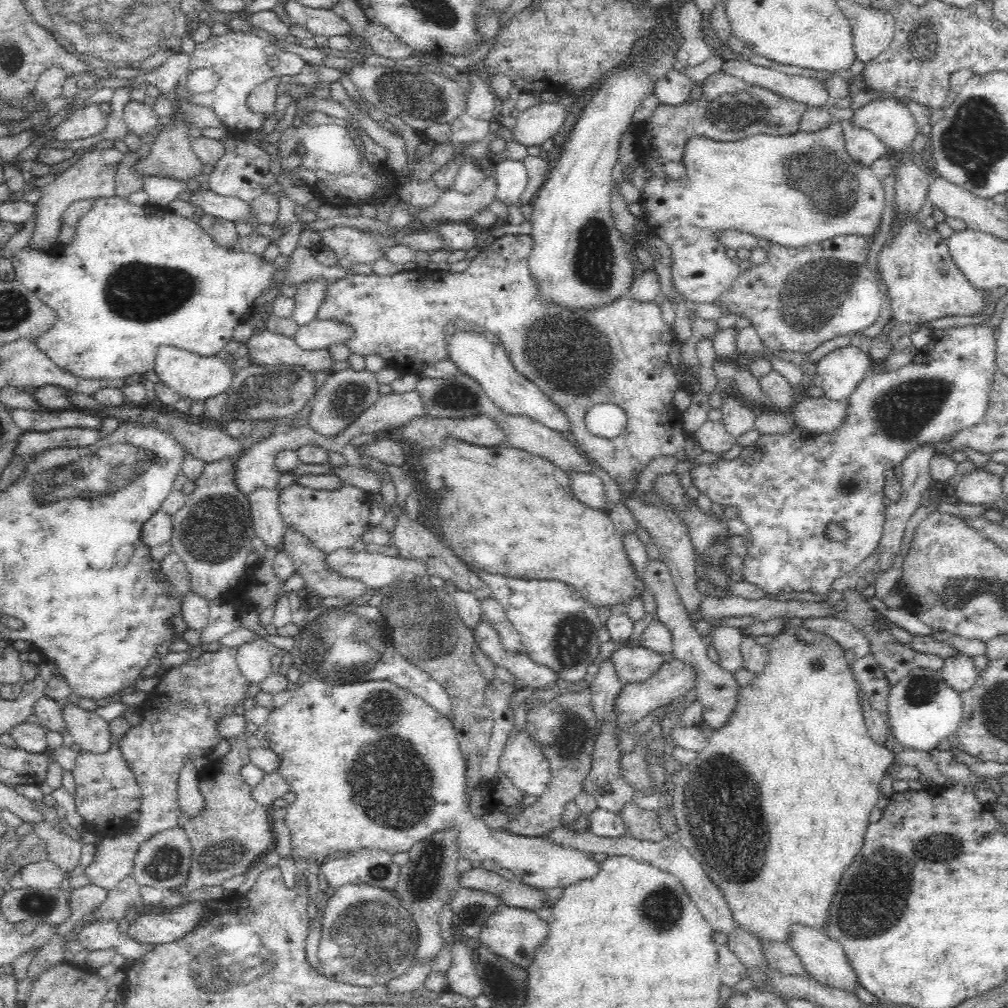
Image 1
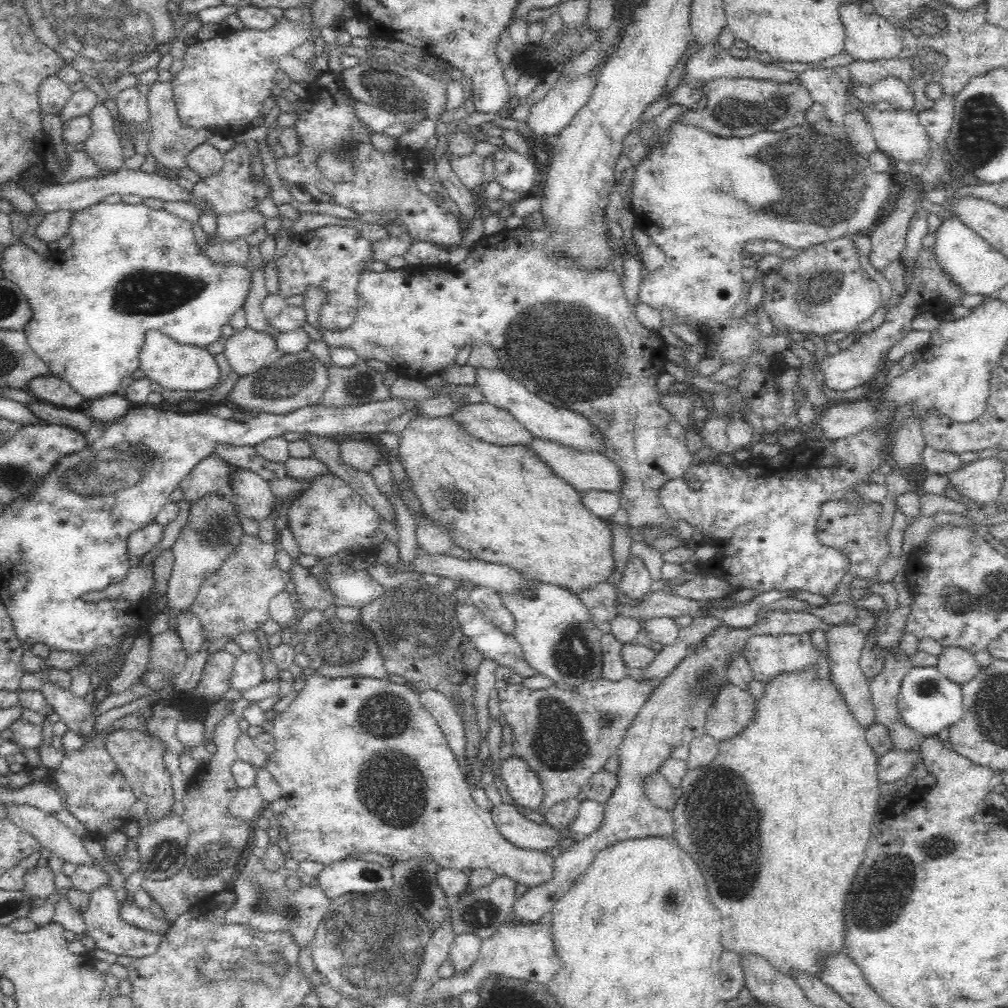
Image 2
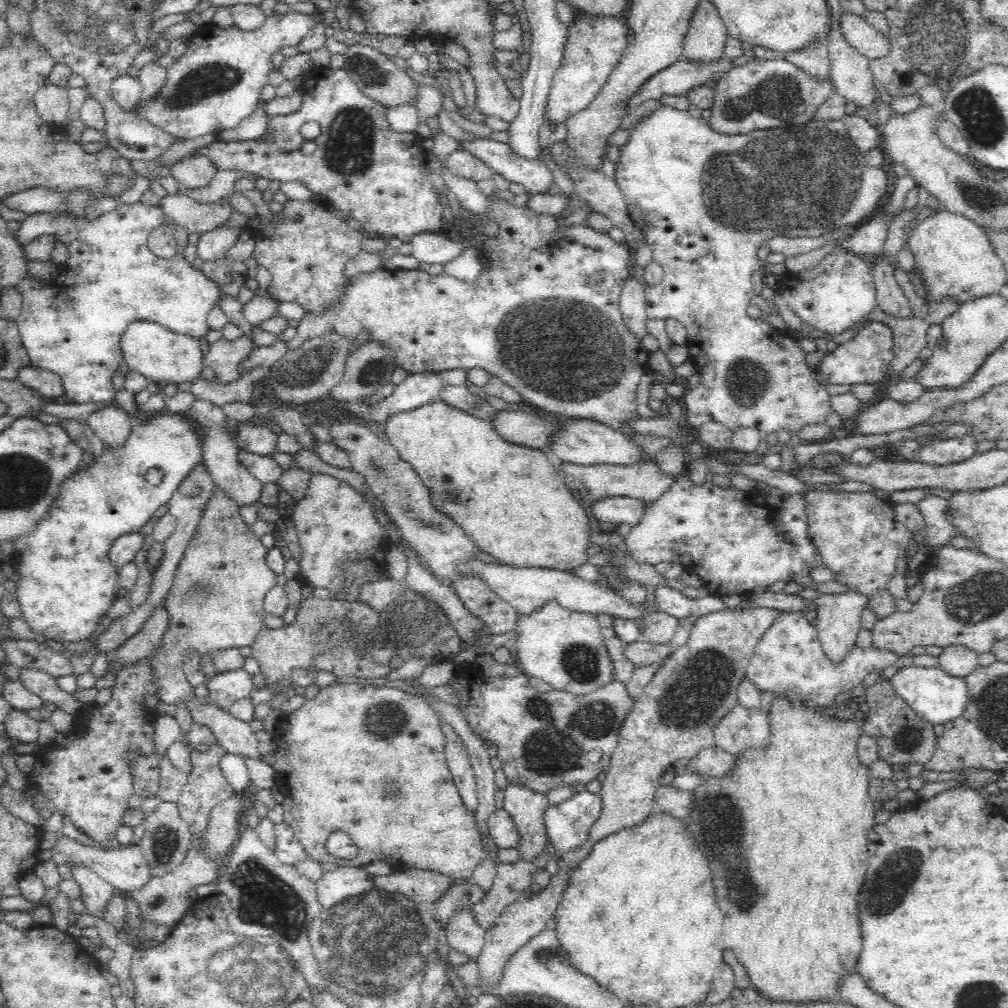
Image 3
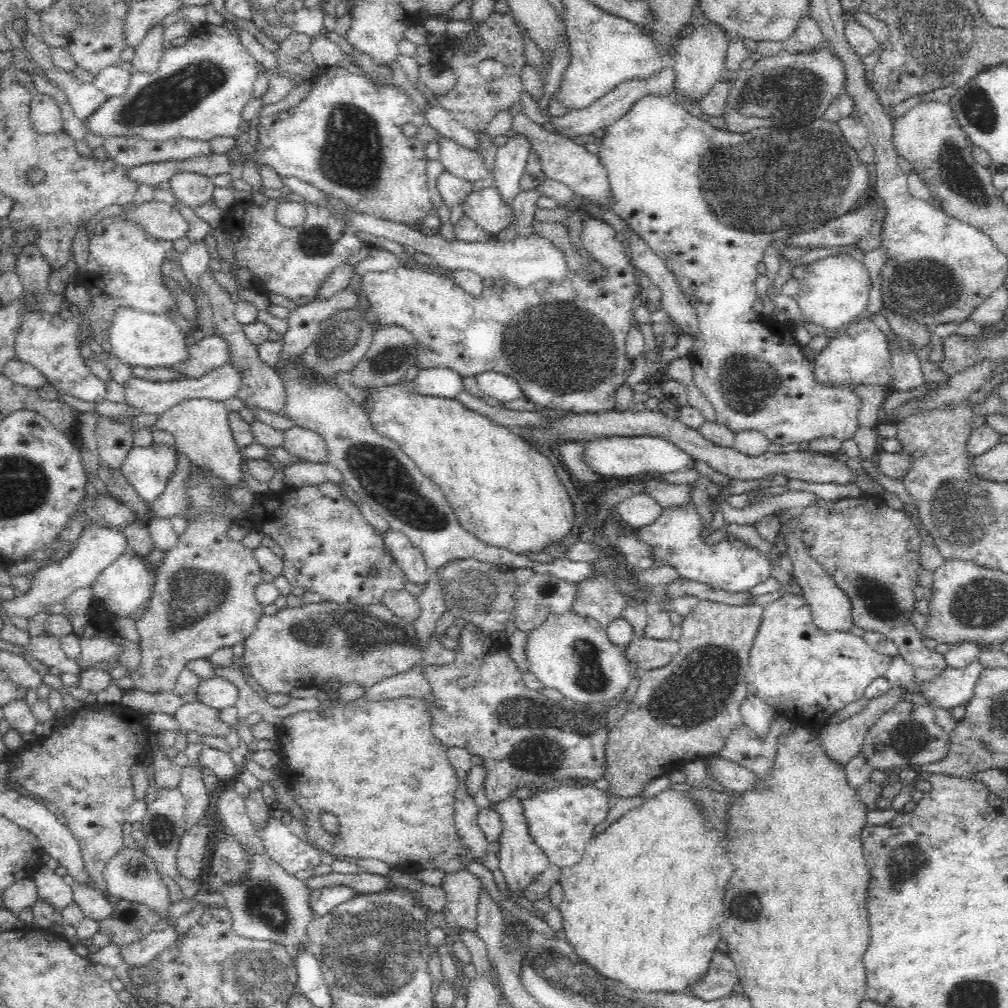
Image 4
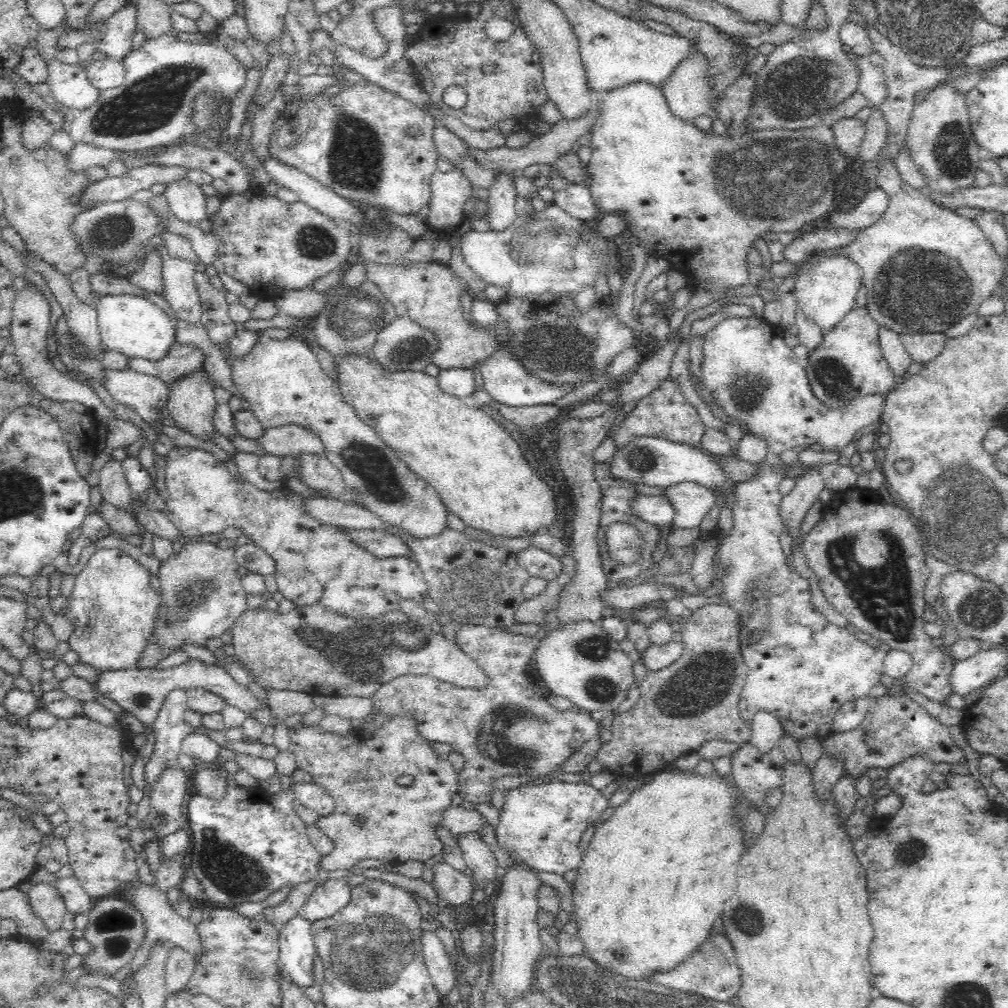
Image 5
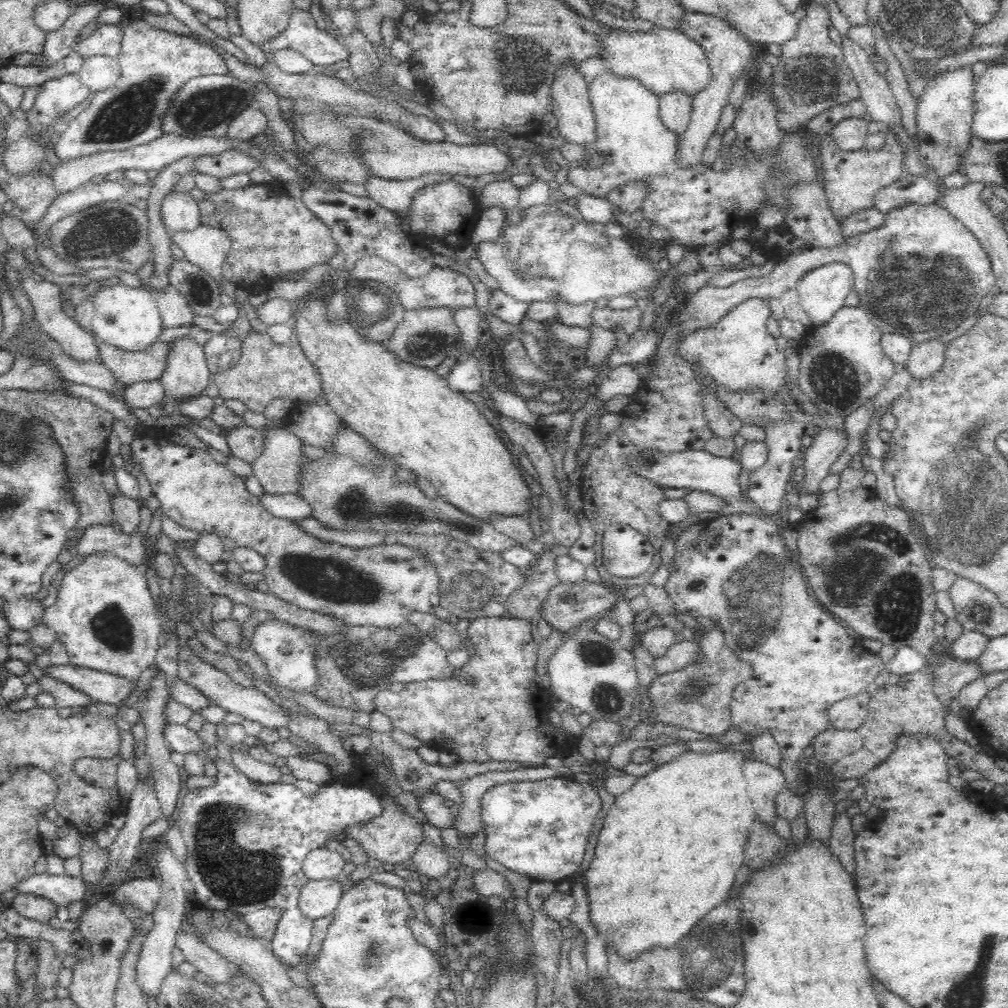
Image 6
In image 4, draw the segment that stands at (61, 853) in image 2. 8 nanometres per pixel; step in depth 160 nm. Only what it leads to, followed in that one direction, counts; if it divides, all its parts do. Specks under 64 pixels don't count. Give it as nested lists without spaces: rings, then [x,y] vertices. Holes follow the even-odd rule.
[[[125,846],[107,862],[103,875],[107,884],[107,894],[111,899],[124,899],[134,904],[144,904],[159,915],[159,921],[171,919],[169,911],[173,902],[170,900],[168,887],[162,883],[154,860],[144,850],[128,849]]]

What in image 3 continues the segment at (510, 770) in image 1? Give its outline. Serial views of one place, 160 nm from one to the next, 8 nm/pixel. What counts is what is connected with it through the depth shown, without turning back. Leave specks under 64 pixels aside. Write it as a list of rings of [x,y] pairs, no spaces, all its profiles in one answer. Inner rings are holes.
[[[512,783],[504,788],[502,809],[514,821],[520,835],[520,842],[514,846],[519,860],[534,863],[546,850],[546,829],[542,814],[550,806],[544,793],[532,791],[520,783]]]

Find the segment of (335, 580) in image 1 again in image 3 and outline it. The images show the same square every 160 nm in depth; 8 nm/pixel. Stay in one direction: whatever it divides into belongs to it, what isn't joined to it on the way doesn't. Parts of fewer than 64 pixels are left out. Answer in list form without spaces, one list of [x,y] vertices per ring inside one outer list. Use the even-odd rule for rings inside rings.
[[[378,580],[377,582],[362,584],[357,600],[369,604],[376,611],[381,611],[386,608],[386,605],[393,603],[406,592],[398,581]]]

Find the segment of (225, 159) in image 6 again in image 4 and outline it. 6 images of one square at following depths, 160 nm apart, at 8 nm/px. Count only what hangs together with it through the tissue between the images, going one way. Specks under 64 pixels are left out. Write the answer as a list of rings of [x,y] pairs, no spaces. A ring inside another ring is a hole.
[[[113,136],[103,144],[107,157],[127,169],[141,164],[169,160],[188,160],[212,154],[210,141],[184,137],[165,141],[146,141],[142,137]]]

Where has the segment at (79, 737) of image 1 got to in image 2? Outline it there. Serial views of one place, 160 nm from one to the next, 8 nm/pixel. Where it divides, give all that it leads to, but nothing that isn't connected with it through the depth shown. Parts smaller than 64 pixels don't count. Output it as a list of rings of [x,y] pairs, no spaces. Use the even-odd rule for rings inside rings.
[[[46,680],[39,690],[45,696],[46,702],[60,715],[68,728],[85,736],[89,741],[94,734],[95,717],[92,704],[84,697],[76,696],[70,688],[60,688]]]

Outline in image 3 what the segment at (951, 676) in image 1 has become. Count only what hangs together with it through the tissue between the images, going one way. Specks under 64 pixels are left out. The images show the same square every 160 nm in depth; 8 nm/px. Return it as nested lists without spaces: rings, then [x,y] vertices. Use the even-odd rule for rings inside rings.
[[[950,645],[937,656],[939,667],[952,676],[968,676],[979,667],[978,654],[964,645]]]

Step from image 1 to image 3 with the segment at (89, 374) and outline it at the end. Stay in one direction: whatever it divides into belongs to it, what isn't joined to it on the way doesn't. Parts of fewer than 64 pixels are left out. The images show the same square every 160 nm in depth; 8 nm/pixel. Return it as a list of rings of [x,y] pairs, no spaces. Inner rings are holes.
[[[139,201],[132,204],[119,203],[115,210],[108,213],[99,213],[99,217],[94,220],[86,220],[86,218],[76,218],[71,216],[54,216],[51,213],[36,213],[28,215],[25,220],[19,222],[20,228],[14,232],[16,241],[22,246],[32,242],[38,236],[48,236],[50,234],[60,239],[60,242],[64,242],[69,250],[69,258],[64,264],[58,266],[57,272],[49,279],[42,280],[39,277],[26,275],[19,283],[17,288],[21,291],[23,296],[22,310],[17,318],[18,332],[20,333],[20,341],[22,341],[22,347],[26,349],[26,355],[30,359],[32,367],[38,367],[60,377],[62,383],[62,391],[64,396],[68,400],[74,400],[75,403],[84,404],[84,402],[109,402],[114,399],[117,389],[114,388],[110,381],[110,376],[118,370],[118,366],[122,364],[122,351],[120,351],[120,336],[122,332],[128,328],[130,322],[134,320],[147,320],[148,322],[157,322],[170,330],[176,332],[176,334],[186,334],[188,336],[199,339],[200,336],[205,336],[208,332],[208,325],[206,325],[206,312],[212,308],[212,306],[218,306],[218,300],[224,296],[224,293],[218,289],[218,285],[208,279],[202,271],[194,269],[192,265],[184,261],[182,251],[188,245],[189,233],[186,230],[178,230],[175,234],[176,252],[170,256],[170,258],[160,258],[151,251],[151,247],[147,245],[149,235],[162,224],[166,224],[166,215],[164,211],[160,209],[160,206],[150,206],[144,204],[143,201]]]

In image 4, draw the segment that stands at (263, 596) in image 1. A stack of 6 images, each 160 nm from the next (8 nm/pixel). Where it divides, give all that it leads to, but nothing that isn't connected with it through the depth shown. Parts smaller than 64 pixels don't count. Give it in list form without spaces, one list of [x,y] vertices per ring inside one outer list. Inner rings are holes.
[[[206,514],[206,516],[200,516],[193,521],[187,523],[186,530],[184,534],[179,536],[178,544],[174,545],[174,548],[166,551],[161,564],[155,570],[155,582],[153,584],[153,596],[148,602],[149,608],[145,612],[145,615],[140,616],[138,620],[135,621],[135,626],[137,627],[137,632],[140,634],[141,638],[141,663],[139,668],[130,673],[130,678],[132,683],[141,688],[142,691],[147,693],[154,693],[164,691],[172,691],[174,684],[180,674],[182,669],[185,667],[184,664],[188,660],[196,660],[196,658],[207,658],[218,648],[231,647],[236,642],[244,640],[246,636],[250,636],[250,632],[256,628],[256,622],[258,618],[262,616],[261,603],[254,596],[254,587],[256,587],[260,582],[260,575],[262,570],[257,564],[257,561],[252,557],[252,549],[243,546],[240,541],[231,540],[226,535],[226,530],[228,530],[230,523],[226,521],[226,517],[217,516],[217,514]],[[200,701],[184,703],[175,713],[175,718],[181,728],[187,732],[224,737],[230,732],[232,726],[220,722],[218,716],[218,711]]]

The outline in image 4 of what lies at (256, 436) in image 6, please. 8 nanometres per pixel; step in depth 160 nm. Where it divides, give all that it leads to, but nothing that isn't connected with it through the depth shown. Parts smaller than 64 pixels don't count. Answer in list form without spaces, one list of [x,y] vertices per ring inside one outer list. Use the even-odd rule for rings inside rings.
[[[292,426],[282,430],[284,441],[280,446],[290,455],[307,462],[327,463],[326,444],[313,430]]]

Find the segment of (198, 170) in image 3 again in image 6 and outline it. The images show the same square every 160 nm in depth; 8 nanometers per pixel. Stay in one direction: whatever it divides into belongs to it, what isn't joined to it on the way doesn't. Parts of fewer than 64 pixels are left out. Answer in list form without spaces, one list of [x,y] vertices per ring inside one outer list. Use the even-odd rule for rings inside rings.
[[[186,191],[168,193],[164,197],[160,219],[171,238],[176,232],[190,232],[202,224],[198,203]]]

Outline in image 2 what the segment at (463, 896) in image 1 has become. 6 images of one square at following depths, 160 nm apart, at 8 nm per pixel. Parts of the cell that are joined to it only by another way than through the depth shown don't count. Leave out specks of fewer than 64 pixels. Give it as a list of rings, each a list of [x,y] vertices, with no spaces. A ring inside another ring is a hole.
[[[496,876],[490,884],[474,889],[464,895],[452,909],[452,929],[455,935],[472,933],[484,940],[496,934],[498,927],[511,918],[513,905],[516,903],[518,883],[509,876]]]

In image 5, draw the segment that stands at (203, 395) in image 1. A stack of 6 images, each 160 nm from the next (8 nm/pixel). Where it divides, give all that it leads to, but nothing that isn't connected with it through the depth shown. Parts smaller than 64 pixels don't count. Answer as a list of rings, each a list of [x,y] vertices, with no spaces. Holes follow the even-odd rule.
[[[102,294],[96,306],[98,330],[103,346],[117,350],[132,358],[160,360],[170,344],[175,341],[176,331],[170,317],[155,303],[140,295]]]

